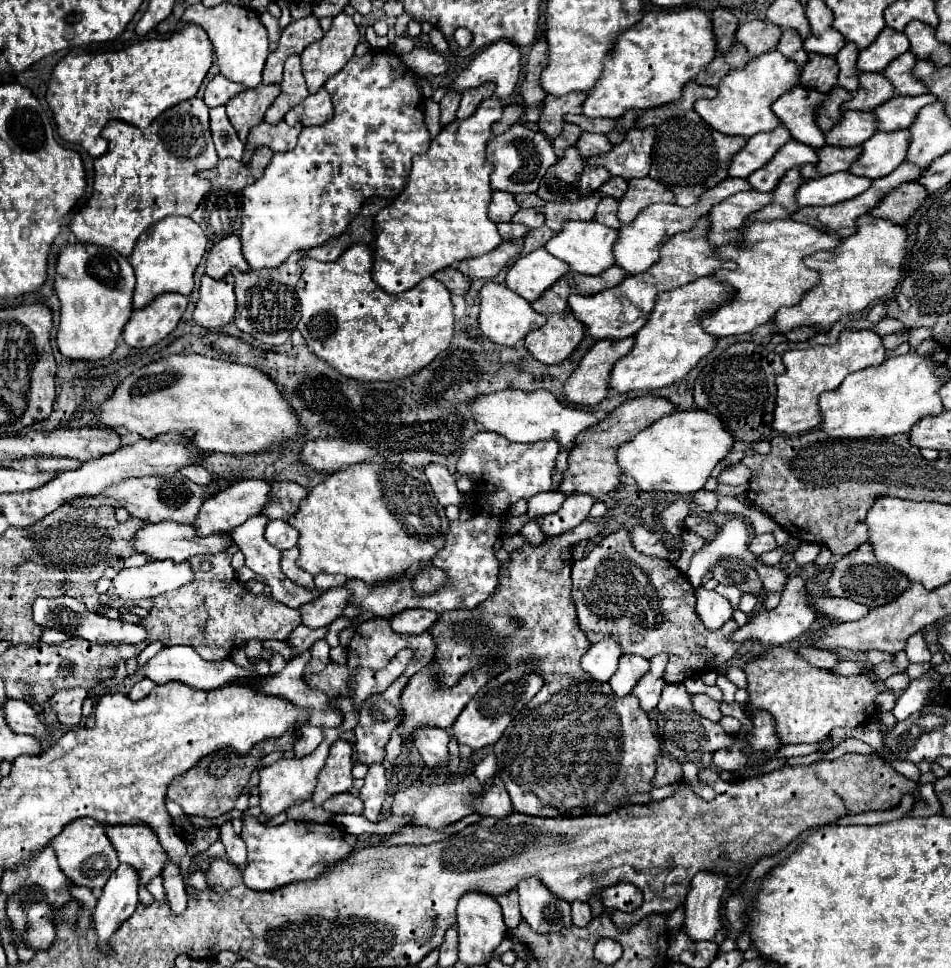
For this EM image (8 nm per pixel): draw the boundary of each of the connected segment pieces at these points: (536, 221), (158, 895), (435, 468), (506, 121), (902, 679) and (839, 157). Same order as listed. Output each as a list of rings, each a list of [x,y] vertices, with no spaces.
[[[521,208],[521,210],[511,218],[511,222],[525,224],[527,228],[539,228],[539,226],[543,226],[545,218],[543,218],[543,214],[537,212],[537,210],[523,210],[523,208]]]
[[[162,875],[154,878],[146,888],[154,896],[155,900],[160,902],[166,899]]]
[[[429,464],[425,466],[425,476],[439,500],[441,506],[449,506],[449,504],[455,504],[455,506],[461,506],[463,504],[463,498],[465,494],[457,490],[455,486],[455,476],[449,474],[449,470],[441,464]]]
[[[517,104],[505,106],[503,108],[503,118],[499,122],[495,122],[495,126],[493,126],[493,134],[503,134],[511,124],[519,122],[521,114],[523,114],[523,106],[517,106]]]
[[[893,674],[893,676],[889,676],[883,684],[885,684],[887,690],[901,692],[901,690],[905,690],[905,688],[909,686],[909,682],[911,682],[911,678],[909,678],[907,674]]]
[[[823,146],[817,150],[817,164],[803,164],[799,166],[799,172],[805,180],[827,176],[833,172],[845,172],[849,170],[851,162],[861,154],[861,146],[853,148],[839,148],[839,146]]]

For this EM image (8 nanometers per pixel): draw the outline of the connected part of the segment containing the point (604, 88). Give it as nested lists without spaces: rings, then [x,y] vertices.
[[[701,8],[647,12],[641,22],[617,34],[603,62],[603,74],[587,92],[581,110],[589,118],[619,118],[629,108],[651,108],[681,96],[685,82],[715,58],[711,20]]]

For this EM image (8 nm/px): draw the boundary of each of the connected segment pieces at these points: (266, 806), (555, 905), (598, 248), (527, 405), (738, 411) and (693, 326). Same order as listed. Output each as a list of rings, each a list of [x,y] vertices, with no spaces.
[[[343,700],[339,702],[343,714],[345,714],[345,722],[337,728],[321,728],[323,734],[325,734],[325,740],[305,758],[289,758],[289,760],[277,760],[265,768],[259,770],[259,806],[261,806],[261,812],[267,816],[267,818],[275,818],[279,816],[281,812],[285,812],[289,806],[297,804],[297,802],[307,802],[311,800],[313,796],[313,790],[317,786],[317,772],[323,768],[325,760],[327,760],[327,754],[329,754],[329,748],[333,746],[335,740],[339,740],[339,736],[347,730],[353,730],[353,726],[357,724],[357,714],[353,712],[353,704],[349,700]]]
[[[529,878],[519,882],[517,894],[521,914],[531,930],[539,934],[549,934],[573,926],[569,902],[553,896],[539,880]]]
[[[571,220],[571,222],[563,224],[561,232],[557,232],[553,238],[549,238],[549,242],[545,244],[545,250],[549,254],[553,254],[555,258],[567,262],[569,270],[575,270],[579,274],[601,274],[603,270],[607,270],[609,266],[615,264],[615,260],[611,256],[615,238],[617,238],[617,230],[607,228],[595,220],[593,222]]]
[[[501,390],[487,396],[479,396],[473,404],[473,416],[477,422],[483,424],[485,430],[497,432],[505,436],[511,442],[539,442],[539,440],[555,440],[559,442],[559,454],[567,456],[569,446],[573,446],[575,436],[591,426],[595,426],[599,420],[593,412],[583,408],[571,408],[561,404],[551,392],[547,390],[535,390],[535,392],[523,392],[523,390]]]
[[[737,342],[699,372],[693,388],[695,404],[701,410],[709,410],[713,416],[719,416],[737,440],[769,440],[771,428],[767,422],[773,418],[775,410],[775,376],[783,374],[783,370],[785,366],[777,352],[753,342]]]
[[[711,276],[699,278],[675,290],[661,292],[645,326],[633,336],[633,348],[629,354],[619,358],[619,362],[615,362],[609,374],[609,388],[625,394],[633,390],[657,390],[683,380],[687,372],[695,368],[695,364],[715,346],[715,338],[703,332],[699,326],[699,318],[705,312],[719,308],[729,298],[729,294],[731,290]]]

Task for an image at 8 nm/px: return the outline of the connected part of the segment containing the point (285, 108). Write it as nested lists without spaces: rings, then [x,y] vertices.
[[[291,54],[291,58],[287,58],[285,62],[285,72],[283,72],[283,82],[281,82],[281,94],[275,98],[275,102],[267,108],[265,114],[265,122],[269,124],[277,124],[279,120],[283,120],[283,116],[297,106],[301,100],[305,100],[309,96],[307,86],[305,86],[305,78],[301,72],[301,62],[299,56]]]

